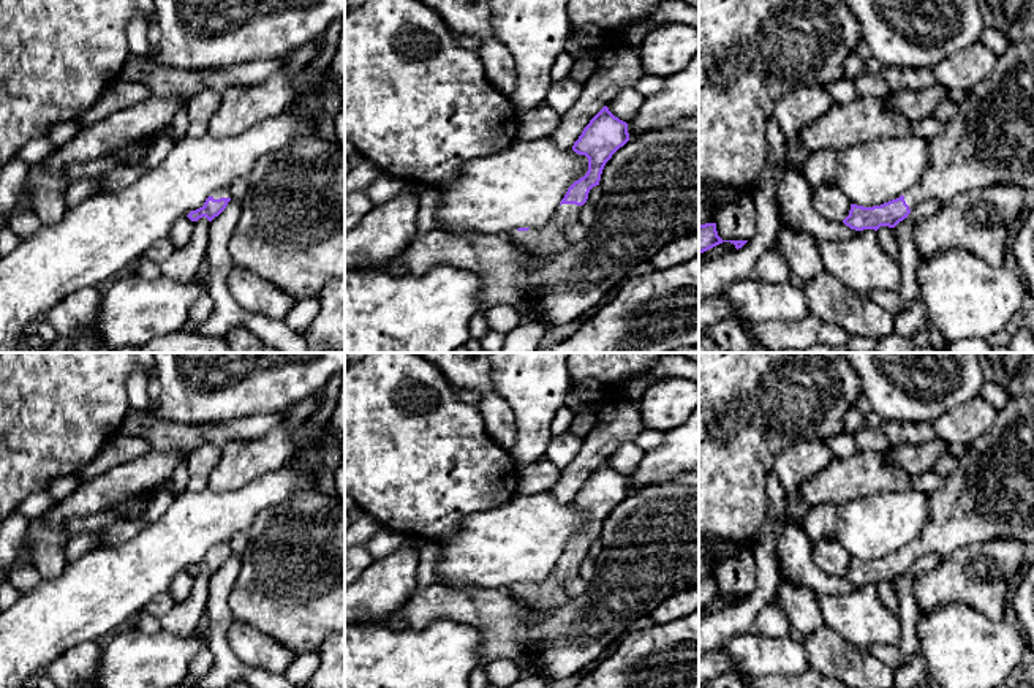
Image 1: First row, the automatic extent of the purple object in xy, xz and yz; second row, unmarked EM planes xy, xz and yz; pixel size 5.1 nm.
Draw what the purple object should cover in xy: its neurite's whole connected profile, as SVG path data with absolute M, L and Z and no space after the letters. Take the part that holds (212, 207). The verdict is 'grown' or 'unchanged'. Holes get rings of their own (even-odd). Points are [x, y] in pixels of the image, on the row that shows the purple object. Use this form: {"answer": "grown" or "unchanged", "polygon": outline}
{"answer": "grown", "polygon": "M229 188L218 190L206 199L202 207L191 210L187 217L191 221L198 221L202 217L212 221L215 217L218 217L226 209L229 201L231 201Z"}

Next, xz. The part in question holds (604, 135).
{"answer": "grown", "polygon": "M604 106L583 128L572 150L588 158L588 171L566 191L553 220L542 229L519 228L509 231L514 244L533 255L555 256L571 248L564 229L579 220L579 212L593 187L599 185L602 169L612 155L629 141L628 123Z"}

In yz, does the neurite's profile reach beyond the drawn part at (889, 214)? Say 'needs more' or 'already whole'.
needs more

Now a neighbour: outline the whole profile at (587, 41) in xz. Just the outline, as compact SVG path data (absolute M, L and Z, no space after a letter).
M594 25L571 27L564 52L574 59L598 59L609 47L606 38Z

